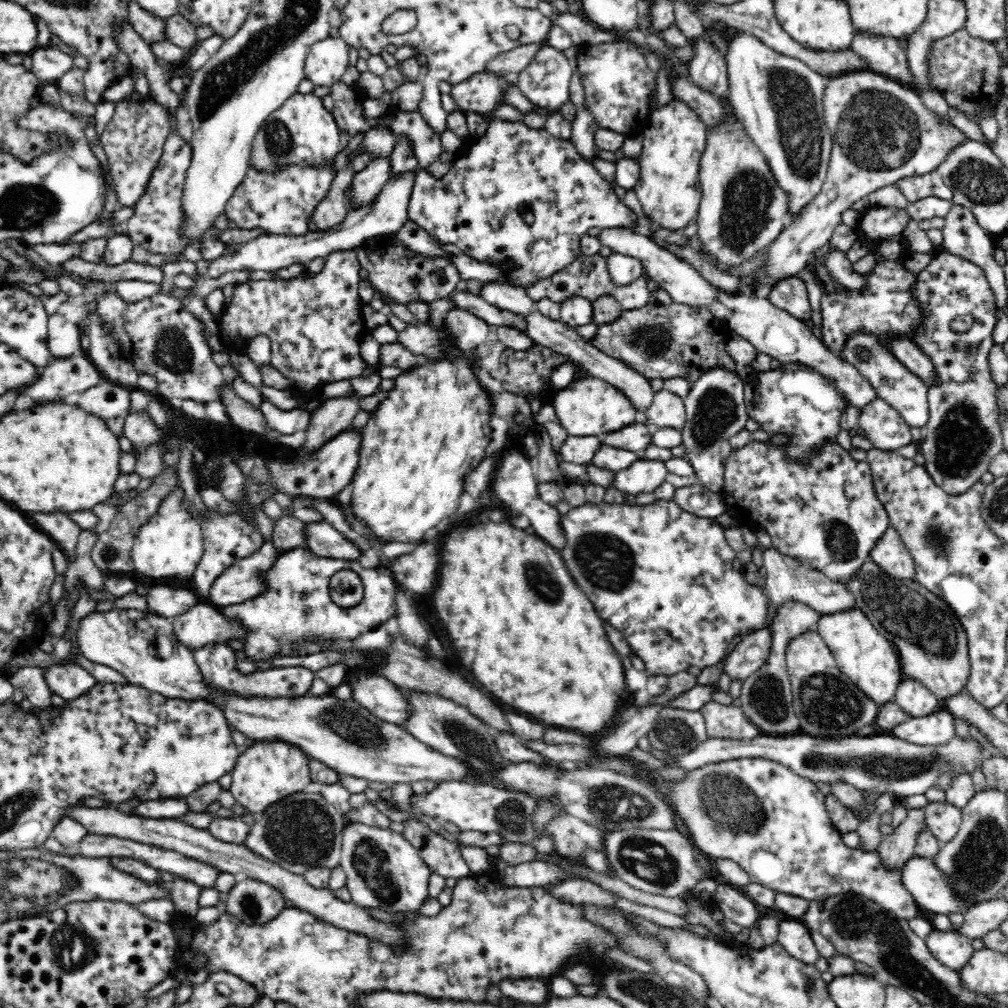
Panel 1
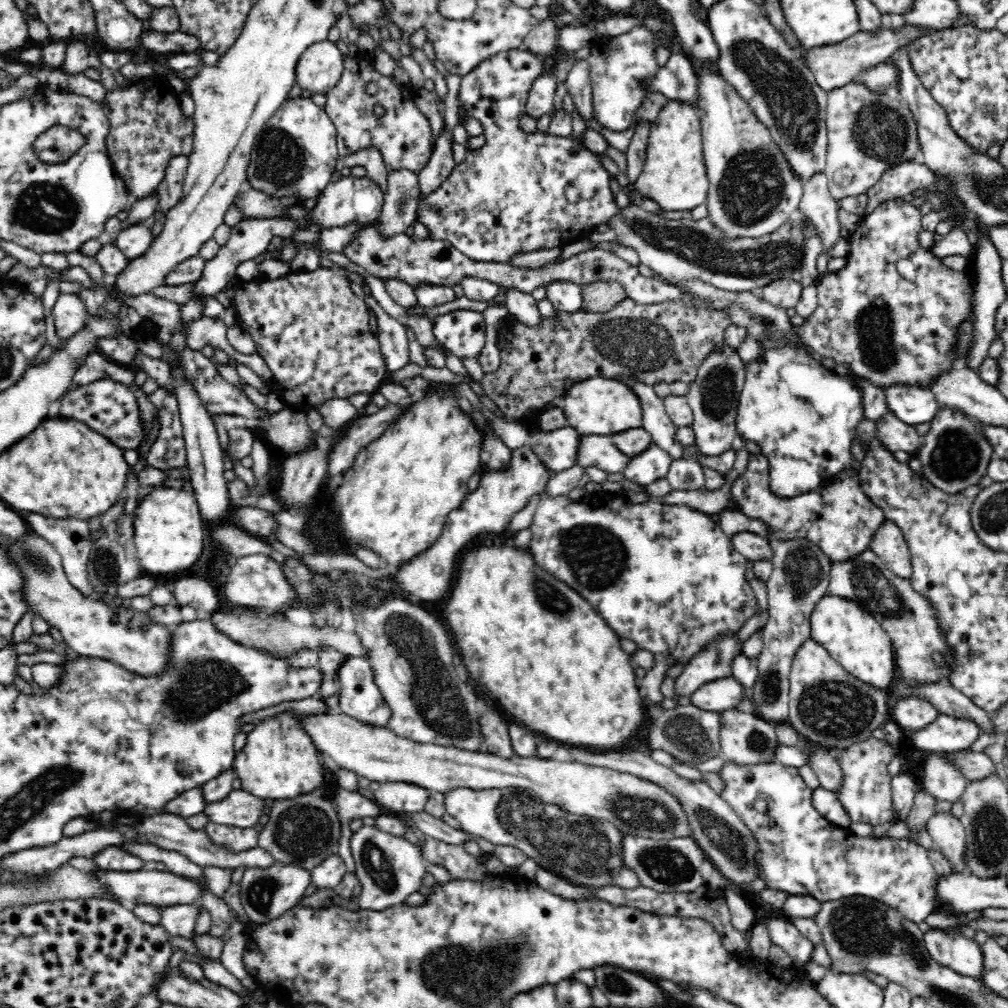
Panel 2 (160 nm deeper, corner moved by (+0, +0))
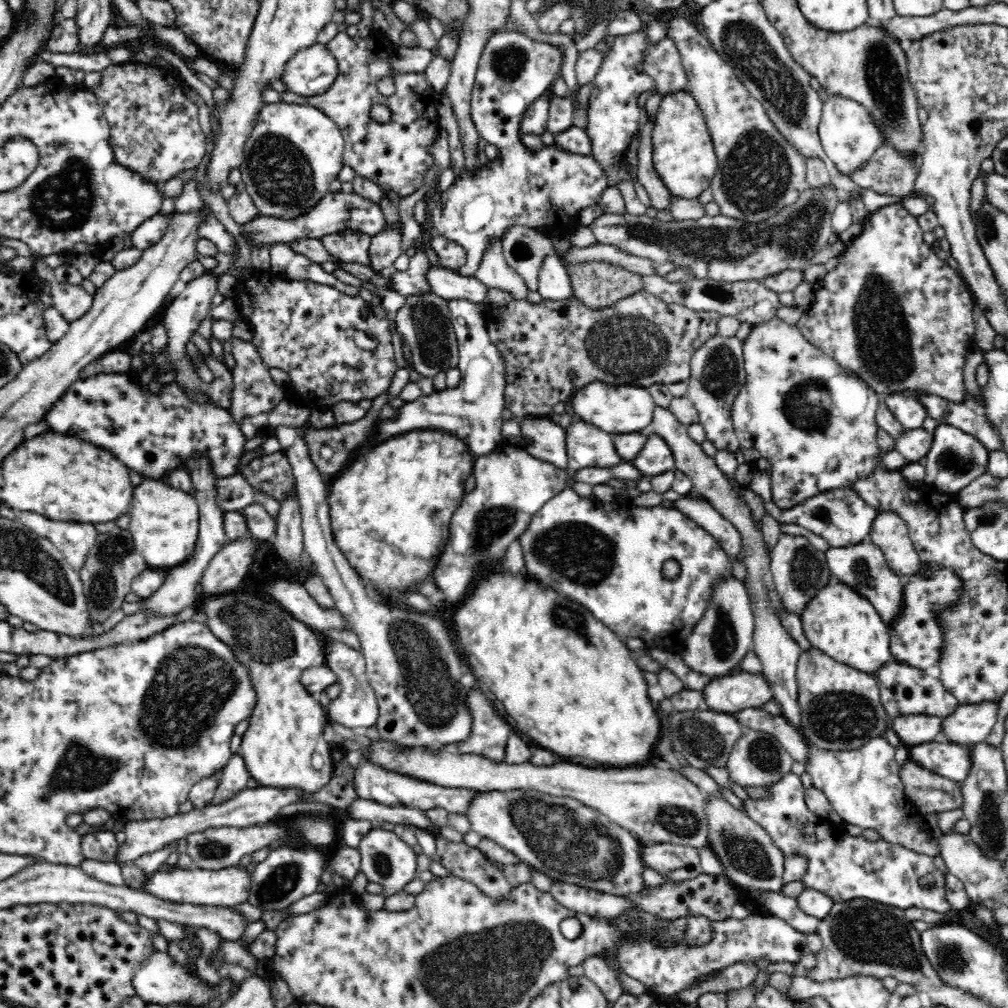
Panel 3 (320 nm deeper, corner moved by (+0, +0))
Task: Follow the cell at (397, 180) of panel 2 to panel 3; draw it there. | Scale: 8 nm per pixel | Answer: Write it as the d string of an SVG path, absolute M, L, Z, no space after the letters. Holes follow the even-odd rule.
M386 228L380 234L371 237L368 250L370 269L378 275L388 274L393 264L400 257L402 250L402 232L398 229Z

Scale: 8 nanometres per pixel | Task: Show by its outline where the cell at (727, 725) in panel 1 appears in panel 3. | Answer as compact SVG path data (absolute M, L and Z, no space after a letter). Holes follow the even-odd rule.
M743 727L742 738L732 747L727 769L730 778L743 788L748 786L765 786L770 788L784 775L790 773L790 767L794 762L792 755L770 734L753 732Z

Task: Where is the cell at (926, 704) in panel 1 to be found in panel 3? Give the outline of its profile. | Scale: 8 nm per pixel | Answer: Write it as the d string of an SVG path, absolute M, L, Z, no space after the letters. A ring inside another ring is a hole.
M917 714L897 716L893 719L889 723L890 728L908 747L930 743L942 737L943 718L939 716Z

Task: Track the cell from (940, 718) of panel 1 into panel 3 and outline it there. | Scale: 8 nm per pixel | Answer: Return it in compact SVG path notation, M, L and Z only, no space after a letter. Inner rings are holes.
M984 700L978 704L959 705L951 715L943 718L941 739L961 746L985 742L998 720L999 704L1000 700Z

